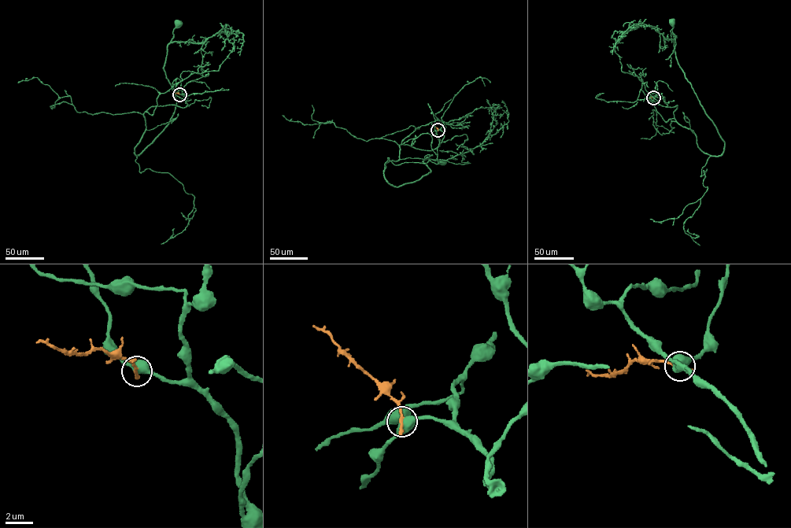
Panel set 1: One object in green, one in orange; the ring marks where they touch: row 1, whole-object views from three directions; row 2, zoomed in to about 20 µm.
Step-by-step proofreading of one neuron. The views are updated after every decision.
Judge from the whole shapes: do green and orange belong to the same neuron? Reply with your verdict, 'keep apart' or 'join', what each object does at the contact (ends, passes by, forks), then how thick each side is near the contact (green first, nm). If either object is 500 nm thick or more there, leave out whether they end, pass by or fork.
keep apart; calibres 550 and 280 nm

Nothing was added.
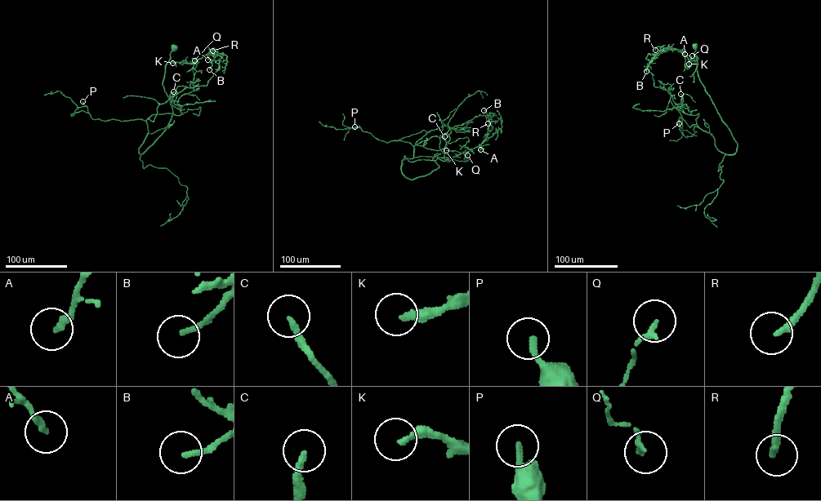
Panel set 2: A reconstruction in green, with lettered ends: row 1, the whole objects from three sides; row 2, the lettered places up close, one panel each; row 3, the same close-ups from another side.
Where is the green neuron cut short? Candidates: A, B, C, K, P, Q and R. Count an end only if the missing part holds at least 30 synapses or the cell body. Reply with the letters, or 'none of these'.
C, K, P

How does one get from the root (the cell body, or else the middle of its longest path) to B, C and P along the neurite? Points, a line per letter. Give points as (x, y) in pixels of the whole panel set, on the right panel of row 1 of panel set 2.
B: (694, 47), (696, 63), (671, 48), (652, 59), (646, 71)
C: (694, 47), (699, 81), (735, 152), (718, 149), (698, 126), (698, 113), (680, 108), (680, 94)
P: (694, 47), (699, 81), (737, 150), (720, 152), (712, 135), (698, 126), (686, 138), (679, 123)

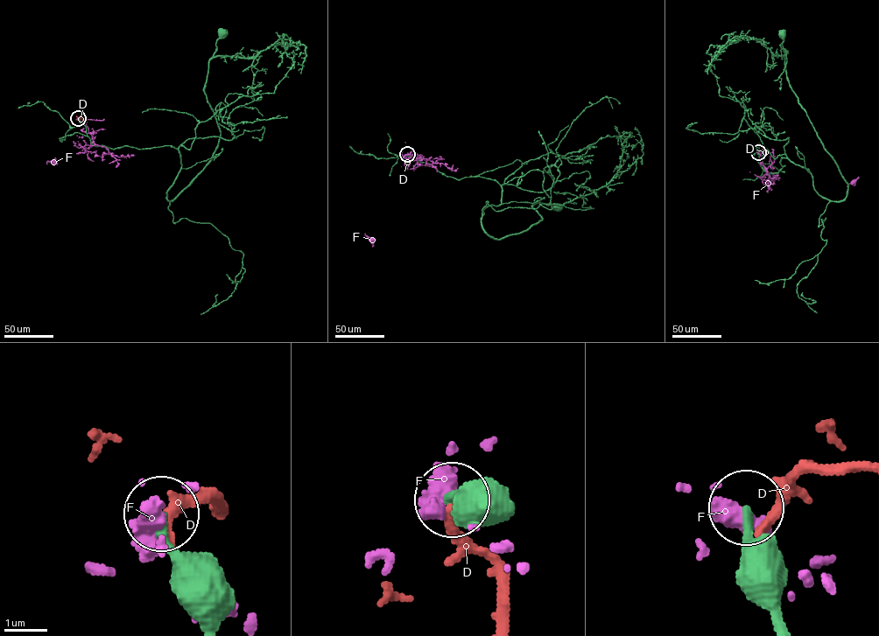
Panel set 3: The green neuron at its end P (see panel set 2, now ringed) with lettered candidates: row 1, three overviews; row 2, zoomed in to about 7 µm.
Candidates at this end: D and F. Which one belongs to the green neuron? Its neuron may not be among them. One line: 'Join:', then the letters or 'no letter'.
Join: no letter

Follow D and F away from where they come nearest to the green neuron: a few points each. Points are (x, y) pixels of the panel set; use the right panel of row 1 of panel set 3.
D: (758, 153), (770, 153)
F: (758, 152), (762, 153), (762, 164), (778, 180), (854, 182)

